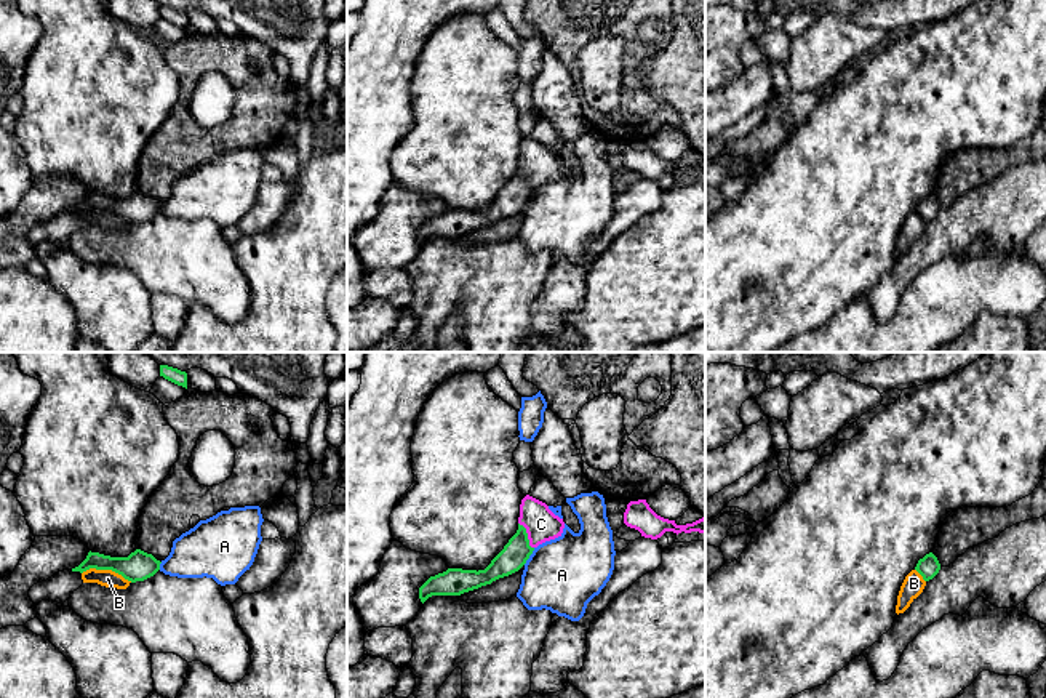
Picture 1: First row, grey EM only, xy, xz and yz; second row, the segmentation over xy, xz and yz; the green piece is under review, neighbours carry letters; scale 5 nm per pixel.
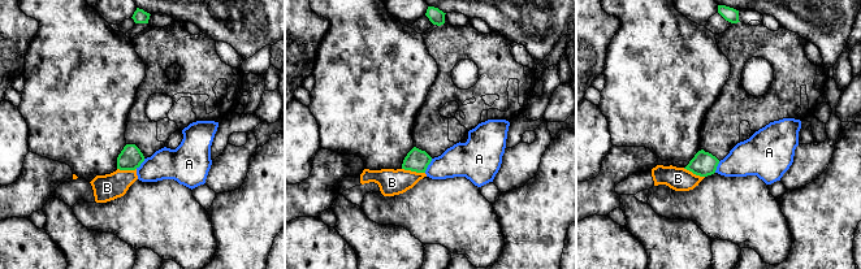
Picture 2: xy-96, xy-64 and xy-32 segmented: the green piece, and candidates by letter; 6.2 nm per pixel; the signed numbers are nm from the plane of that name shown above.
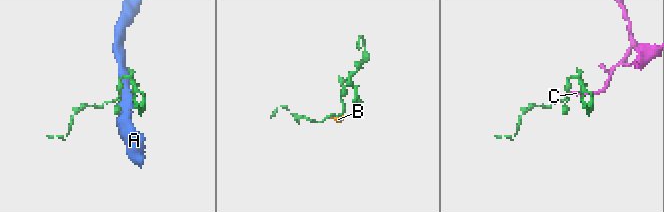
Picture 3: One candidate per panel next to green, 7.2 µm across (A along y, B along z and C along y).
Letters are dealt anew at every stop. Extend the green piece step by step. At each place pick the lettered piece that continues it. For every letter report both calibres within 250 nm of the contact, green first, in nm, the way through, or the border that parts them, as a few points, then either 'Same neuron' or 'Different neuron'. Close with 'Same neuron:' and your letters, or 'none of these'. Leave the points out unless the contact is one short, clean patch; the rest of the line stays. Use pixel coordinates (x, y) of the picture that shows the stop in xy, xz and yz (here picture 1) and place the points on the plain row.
A: Thickness 140 nm (green) against 380 nm. Boundary: xz (534, 189), (523, 205). Different neuron
B: Thickness 150 nm (green) against 90 nm. Boundary: xy (82, 213), (106, 210), (131, 223). Different neuron
C: Thickness 140 nm (green) against 170 nm. Boundary: xz (519, 164), (525, 170), (528, 184), (533, 189). Different neuron
Same neuron: none of these

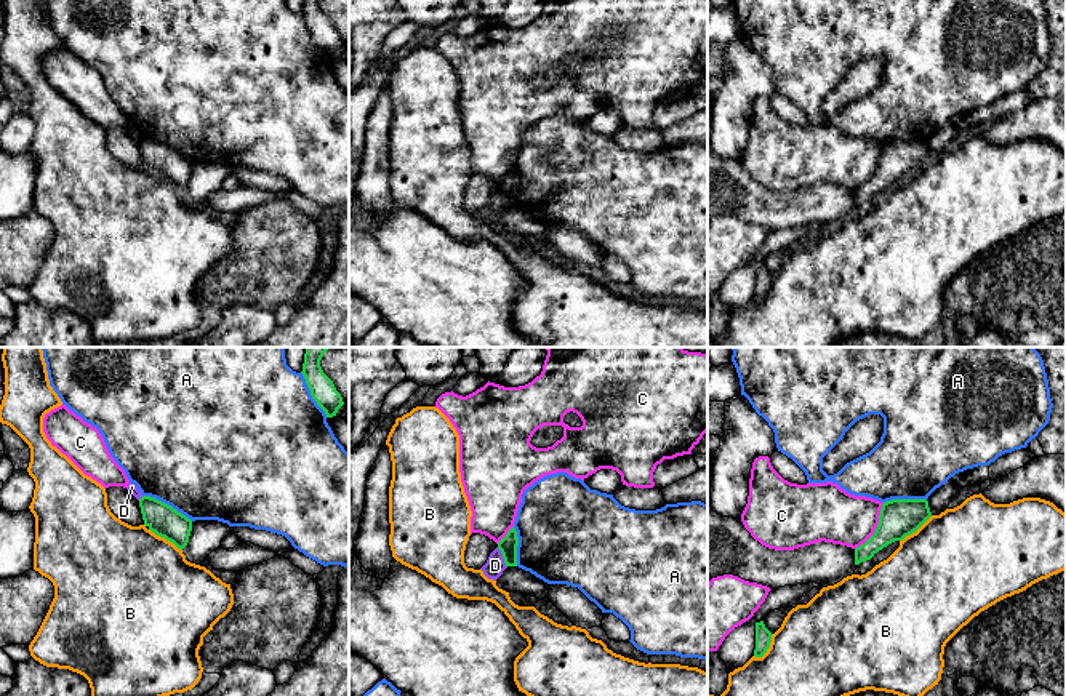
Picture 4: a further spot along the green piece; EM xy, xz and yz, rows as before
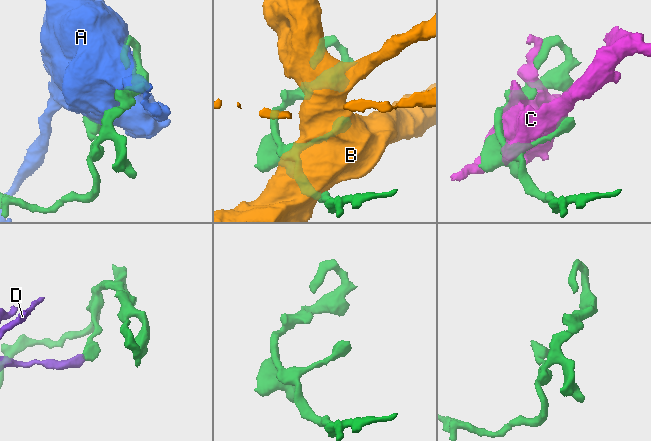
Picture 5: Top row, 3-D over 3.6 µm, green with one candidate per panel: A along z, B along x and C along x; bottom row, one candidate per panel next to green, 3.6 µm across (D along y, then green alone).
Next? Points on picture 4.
A: Thickness 160 nm (green) against 500 nm. Different neuron
B: Thickness 160 nm (green) against 480 nm. Different neuron
C: Thickness 190 nm (green) against 280 nm. Different neuron
D: Thickness 90 nm (green) against 100 nm. Boundary: xz (496, 189), (506, 208). Different neuron
Same neuron: none of these

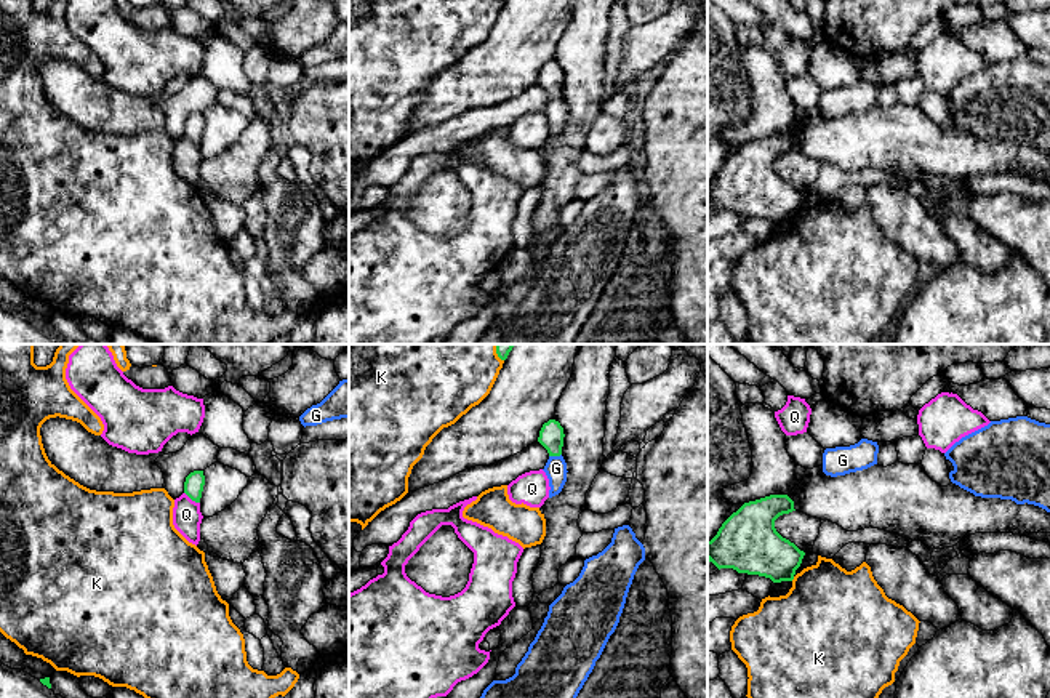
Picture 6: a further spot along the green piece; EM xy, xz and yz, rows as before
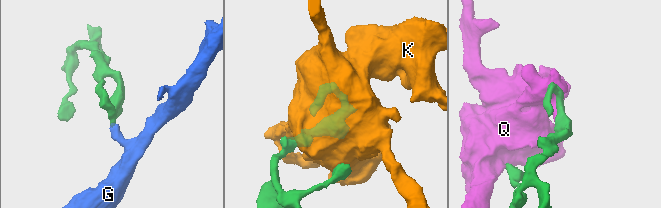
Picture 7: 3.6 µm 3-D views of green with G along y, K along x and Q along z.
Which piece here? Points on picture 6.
G: Thickness 130 nm (green) against 110 nm. Path across: xz (551, 77), (554, 96), (556, 109). Same neuron
K: Thickness 280 nm (green) against 460 nm. Different neuron
Q: Thickness 100 nm (green) against 140 nm. Different neuron
Same neuron: G

